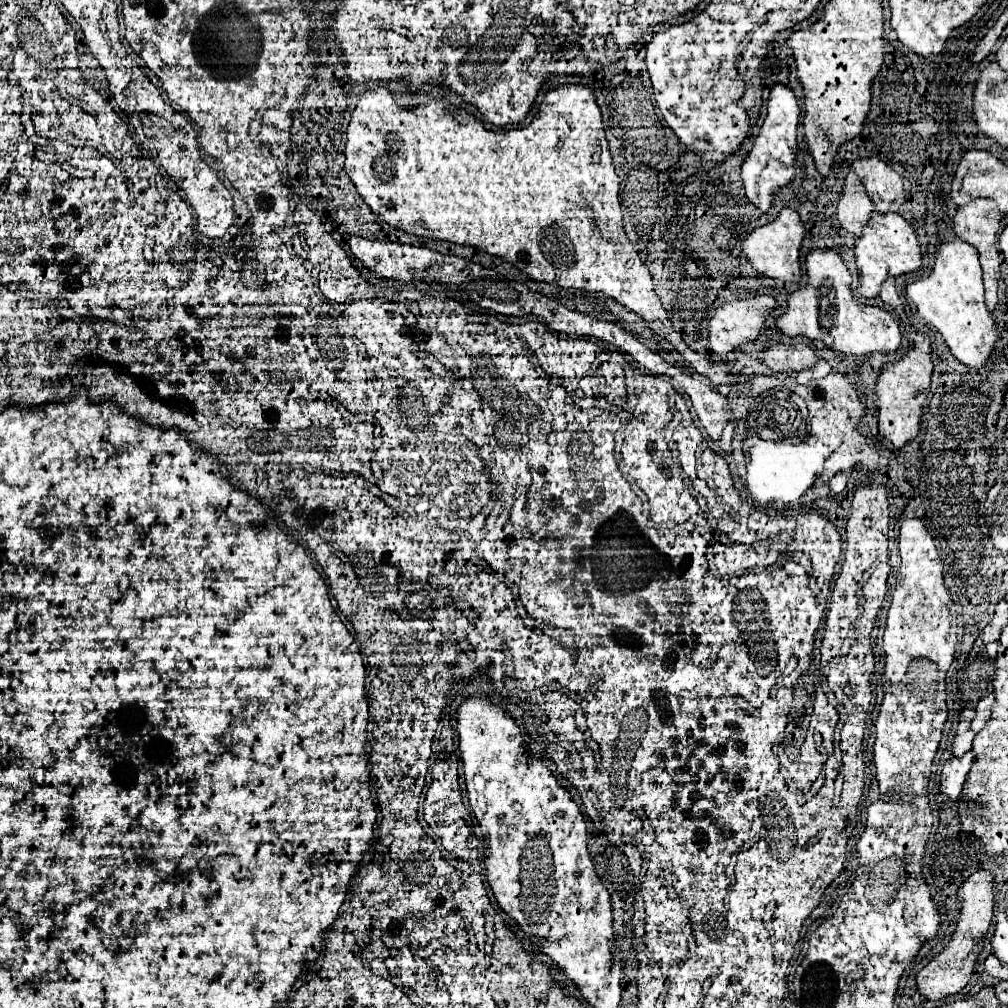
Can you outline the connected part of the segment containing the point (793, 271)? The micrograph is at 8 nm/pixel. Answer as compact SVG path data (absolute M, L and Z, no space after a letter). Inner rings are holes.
M785 206L773 222L759 226L759 228L751 230L749 234L745 234L745 238L741 240L741 248L743 248L743 254L747 256L747 260L751 262L751 266L755 270L759 270L761 274L779 278L783 282L797 282L801 278L799 248L801 248L803 236L805 236L805 230L799 220L799 214Z

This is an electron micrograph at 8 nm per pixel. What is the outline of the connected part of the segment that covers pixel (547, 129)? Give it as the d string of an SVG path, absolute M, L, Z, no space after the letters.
M561 84L557 88L551 88L545 92L545 98L541 106L537 108L537 114L533 122L525 128L513 128L513 130L487 130L481 120L477 120L473 114L467 110L453 106L449 100L429 100L427 104L407 108L397 104L397 92L393 90L367 90L359 94L359 102L353 110L353 118L347 126L347 148L345 148L345 166L347 166L347 176L355 184L357 192L361 194L363 202L371 206L373 212L377 212L383 220L387 220L391 226L399 226L411 234L433 238L433 240L447 240L455 244L469 244L469 246L479 246L487 250L489 254L501 256L515 264L519 270L527 272L533 280L557 284L563 288L579 288L579 290L591 290L591 292L601 292L609 298L615 298L619 304L625 308L641 314L647 322L653 322L651 328L657 330L659 334L667 332L671 328L671 320L667 316L667 310L661 304L661 298L655 292L653 276L639 258L639 252L635 250L633 242L629 240L625 226L623 226L623 206L621 206L621 182L613 164L613 156L609 152L609 144L605 138L605 128L603 128L603 116L601 108L597 108L595 100L595 86L579 86L579 84Z

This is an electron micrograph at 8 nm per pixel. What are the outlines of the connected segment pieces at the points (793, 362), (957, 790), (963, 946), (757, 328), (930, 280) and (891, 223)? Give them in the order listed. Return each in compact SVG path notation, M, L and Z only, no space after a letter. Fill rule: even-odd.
M773 344L767 350L763 350L763 362L773 370L773 372L797 372L805 366L813 366L817 360L817 354L811 346L807 344Z
M972 751L967 752L960 758L951 757L944 763L941 774L933 772L933 778L931 778L933 786L937 786L951 800L959 800L973 760L974 754Z
M979 870L973 876L967 878L967 882L963 882L957 888L957 894L961 910L959 910L959 920L955 926L955 932L951 936L951 940L947 942L945 950L941 950L917 976L919 982L919 992L925 1000L941 1000L945 996L951 996L955 992L961 992L971 974L973 974L973 966L975 960L981 952L981 942L989 930L991 918L993 918L993 874L989 870Z
M751 296L747 300L733 300L725 302L721 308L715 310L715 314L709 320L709 348L717 354L727 354L729 350L735 350L743 342L753 342L757 334L765 328L767 318L773 314L773 308L777 308L777 302L773 296Z
M961 238L945 240L937 246L935 266L927 278L915 280L907 286L907 294L917 306L919 314L933 324L945 338L953 356L967 366L983 366L991 354L997 332L983 302L983 282L981 282L981 264L977 260L977 250L963 242Z
M873 212L869 222L863 226L861 236L855 238L855 262L859 272L859 294L865 298L875 298L879 296L879 286L887 276L899 276L921 268L921 248L913 228L901 214Z

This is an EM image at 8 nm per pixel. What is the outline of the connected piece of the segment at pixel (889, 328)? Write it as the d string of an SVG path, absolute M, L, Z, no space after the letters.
M811 250L805 258L807 286L795 290L787 298L787 308L775 318L777 328L787 336L805 336L819 340L827 348L845 354L869 354L869 352L893 352L901 344L901 332L893 316L879 306L863 304L851 290L851 274L841 256L831 250Z

